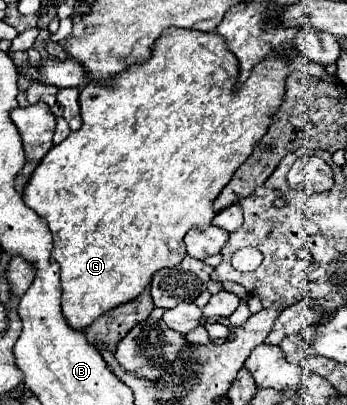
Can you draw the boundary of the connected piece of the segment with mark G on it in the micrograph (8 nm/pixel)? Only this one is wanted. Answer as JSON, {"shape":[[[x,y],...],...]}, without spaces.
{"shape":[[[167,28],[163,32],[163,36],[159,36],[155,48],[153,48],[153,56],[141,64],[141,66],[133,66],[127,72],[119,74],[115,78],[115,86],[97,86],[97,84],[89,84],[81,90],[79,96],[79,104],[81,104],[81,116],[83,116],[83,126],[77,132],[71,132],[61,144],[53,146],[51,152],[41,160],[41,164],[37,166],[37,170],[33,172],[27,188],[25,188],[25,204],[31,210],[37,210],[37,214],[41,218],[47,220],[51,232],[53,232],[53,252],[51,252],[51,260],[59,262],[61,266],[61,286],[63,286],[63,314],[67,318],[67,322],[71,326],[75,326],[77,330],[87,328],[89,324],[93,324],[99,316],[103,316],[105,312],[109,312],[111,308],[125,304],[133,298],[137,298],[145,286],[151,282],[153,274],[161,268],[173,268],[175,264],[179,264],[179,260],[183,260],[187,256],[185,252],[185,244],[183,238],[191,228],[203,230],[211,224],[213,220],[213,202],[219,196],[219,192],[223,190],[223,186],[231,180],[231,176],[235,174],[235,170],[251,156],[251,152],[255,150],[255,146],[259,144],[261,136],[265,136],[269,124],[271,124],[271,116],[275,114],[275,110],[283,104],[283,94],[285,94],[285,80],[291,72],[295,70],[303,70],[307,74],[313,76],[325,76],[325,68],[321,64],[315,64],[311,60],[307,60],[307,56],[299,54],[299,56],[283,56],[279,50],[275,50],[273,54],[267,56],[267,60],[259,62],[253,70],[251,70],[251,78],[245,80],[241,84],[241,88],[237,90],[237,78],[239,78],[239,62],[235,58],[235,54],[231,54],[231,50],[227,48],[225,40],[221,36],[217,36],[215,32],[199,32],[199,30],[185,30],[185,28]]]}

